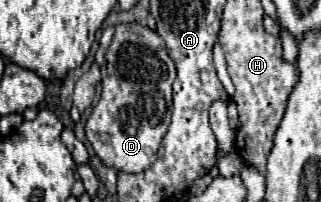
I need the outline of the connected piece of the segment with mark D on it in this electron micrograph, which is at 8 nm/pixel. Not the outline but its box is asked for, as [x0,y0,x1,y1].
[84,23,176,173]

